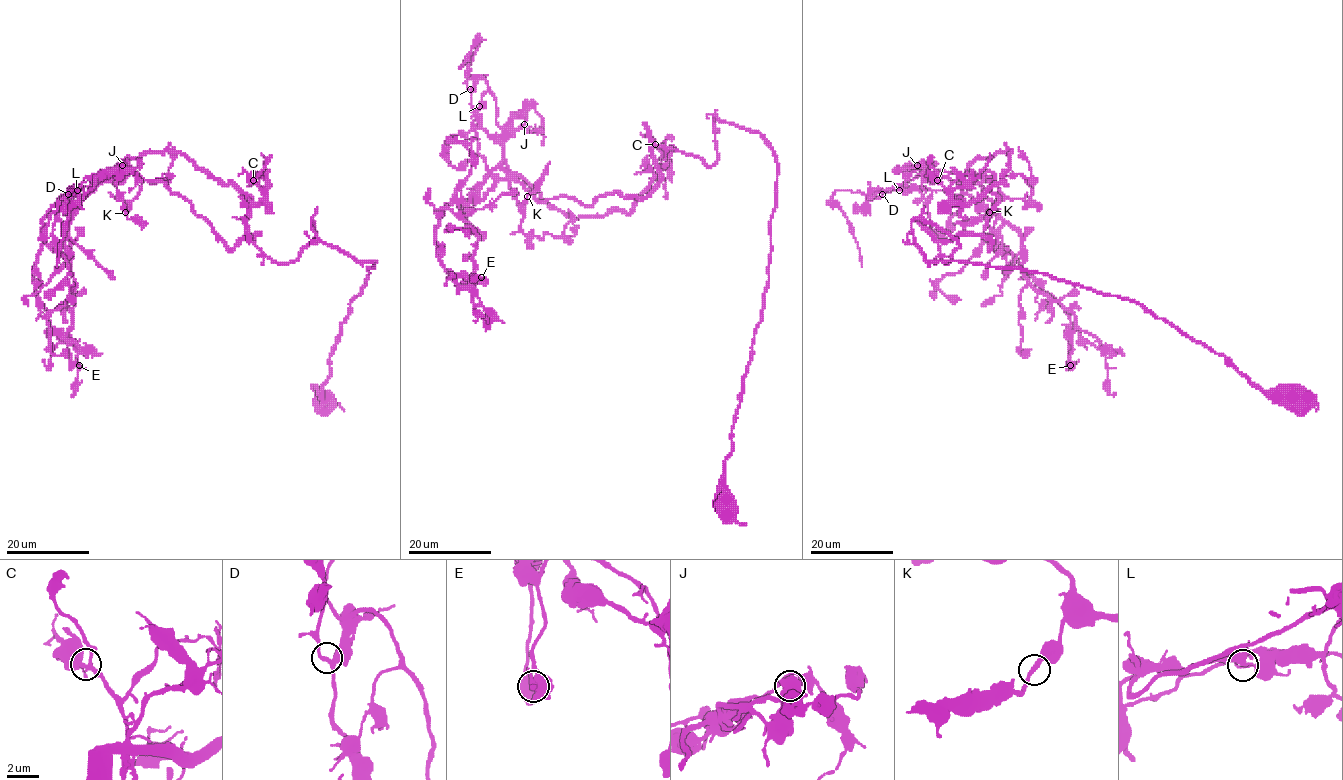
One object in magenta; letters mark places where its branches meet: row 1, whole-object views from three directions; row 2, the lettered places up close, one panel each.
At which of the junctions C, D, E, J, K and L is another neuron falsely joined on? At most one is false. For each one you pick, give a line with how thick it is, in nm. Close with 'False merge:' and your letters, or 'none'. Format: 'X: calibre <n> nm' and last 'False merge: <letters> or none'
L: calibre 120 nm
False merge: L

